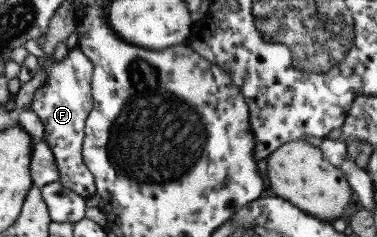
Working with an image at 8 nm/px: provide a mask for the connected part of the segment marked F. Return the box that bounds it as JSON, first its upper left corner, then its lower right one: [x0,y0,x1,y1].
[30,44,96,199]

